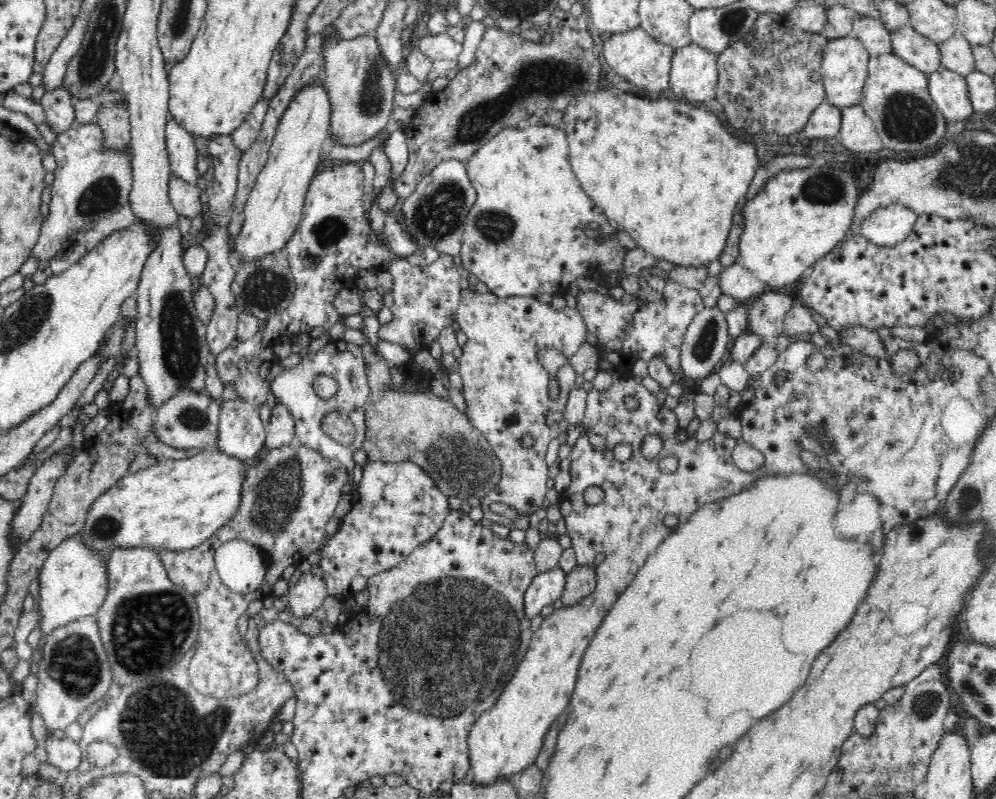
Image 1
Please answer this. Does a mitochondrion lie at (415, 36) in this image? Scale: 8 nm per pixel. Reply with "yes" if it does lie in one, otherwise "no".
no

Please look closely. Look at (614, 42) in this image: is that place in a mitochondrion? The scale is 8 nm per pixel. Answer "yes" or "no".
no

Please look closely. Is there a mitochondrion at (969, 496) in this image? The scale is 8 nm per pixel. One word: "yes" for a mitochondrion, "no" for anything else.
yes

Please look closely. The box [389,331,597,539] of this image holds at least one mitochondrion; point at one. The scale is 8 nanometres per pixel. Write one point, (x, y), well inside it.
(471, 468)

